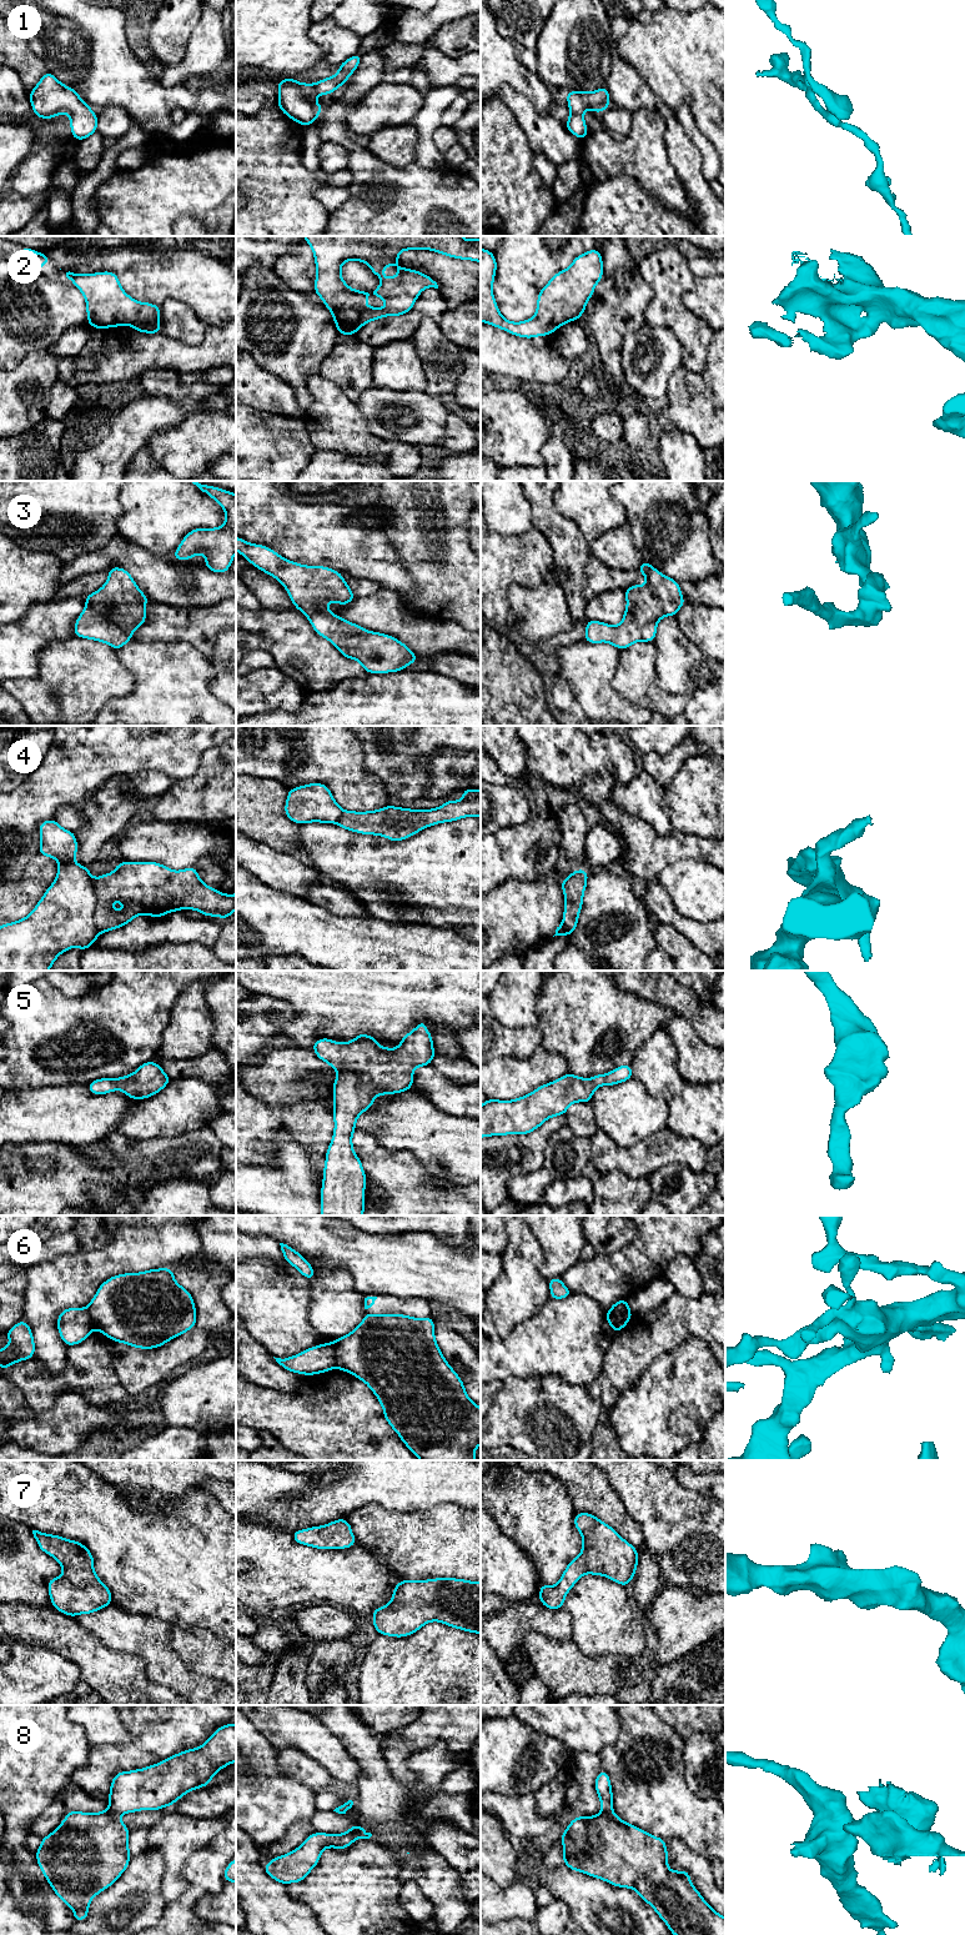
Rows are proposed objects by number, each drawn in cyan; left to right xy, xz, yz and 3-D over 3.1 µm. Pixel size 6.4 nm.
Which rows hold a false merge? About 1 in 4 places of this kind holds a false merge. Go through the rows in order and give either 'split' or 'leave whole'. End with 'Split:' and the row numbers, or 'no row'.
1: leave whole
2: leave whole
3: leave whole
4: split
5: leave whole
6: split
7: leave whole
8: split
Split: 4, 6, 8

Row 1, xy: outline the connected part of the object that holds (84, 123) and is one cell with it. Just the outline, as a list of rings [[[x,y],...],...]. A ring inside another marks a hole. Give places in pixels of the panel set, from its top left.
[[[49,71],[29,92],[29,97],[34,114],[44,120],[67,114],[71,136],[77,141],[89,137],[97,130],[97,114],[91,111],[91,106],[72,87],[61,84]]]

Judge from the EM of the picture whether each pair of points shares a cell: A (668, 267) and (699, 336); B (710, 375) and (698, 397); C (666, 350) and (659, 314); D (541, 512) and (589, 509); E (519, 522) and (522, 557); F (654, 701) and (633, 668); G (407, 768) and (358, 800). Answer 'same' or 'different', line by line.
A: same
B: different
C: different
D: different
E: different
F: same
G: different

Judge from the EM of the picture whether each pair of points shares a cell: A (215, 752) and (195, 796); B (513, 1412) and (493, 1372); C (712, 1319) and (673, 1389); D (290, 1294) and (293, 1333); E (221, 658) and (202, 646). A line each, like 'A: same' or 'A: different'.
A: same
B: different
C: different
D: same
E: different

